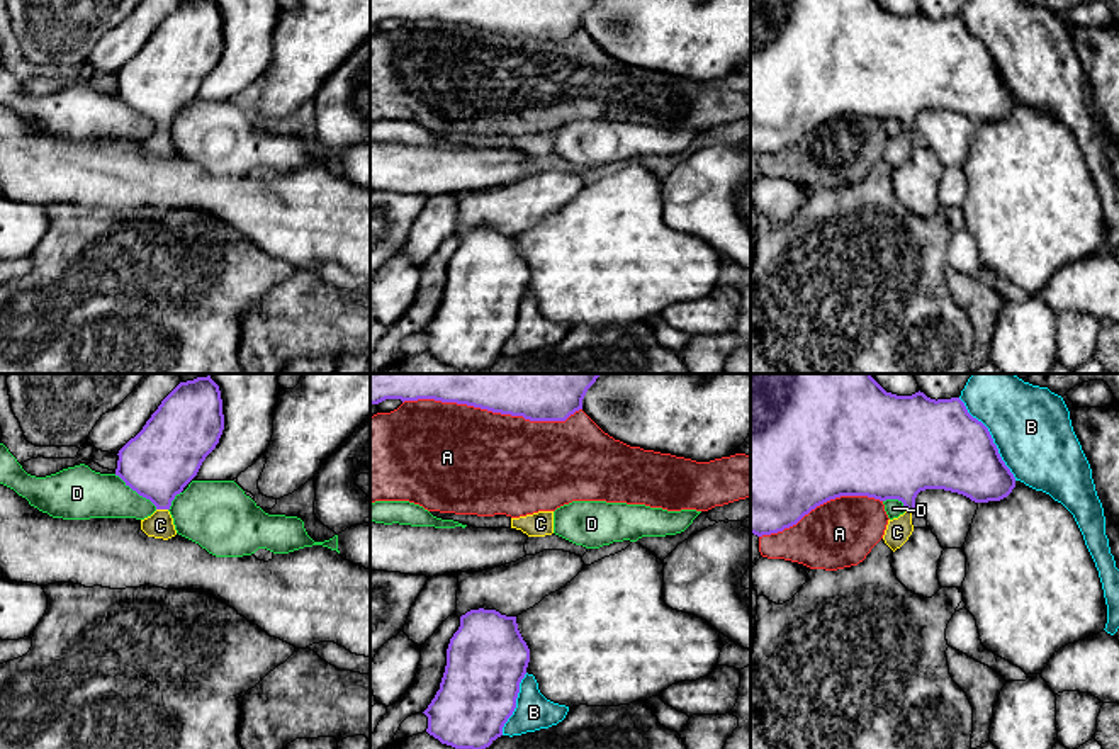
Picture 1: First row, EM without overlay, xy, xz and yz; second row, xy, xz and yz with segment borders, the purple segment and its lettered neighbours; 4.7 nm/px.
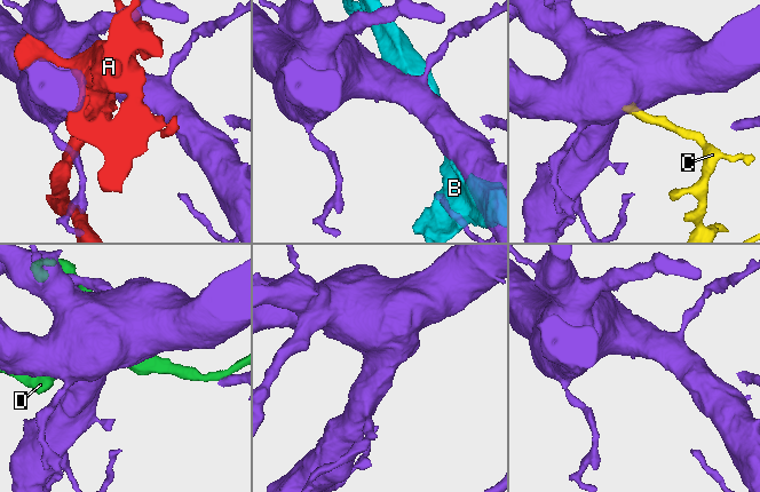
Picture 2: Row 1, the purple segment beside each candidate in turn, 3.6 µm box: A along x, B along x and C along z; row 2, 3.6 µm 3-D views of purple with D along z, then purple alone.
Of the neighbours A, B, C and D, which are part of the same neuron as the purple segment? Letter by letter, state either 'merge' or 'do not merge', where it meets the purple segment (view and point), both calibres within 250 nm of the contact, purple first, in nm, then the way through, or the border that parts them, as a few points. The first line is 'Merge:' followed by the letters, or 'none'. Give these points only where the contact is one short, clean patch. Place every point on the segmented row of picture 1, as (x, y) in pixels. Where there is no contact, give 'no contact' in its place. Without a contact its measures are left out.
Merge: C
A: do not merge; meets purple in xz at (493, 411); 400 nm thick on the purple side, 500 nm on the other
B: do not merge; meets purple in yz at (992, 439); 400 nm thick on the purple side, 380 nm on the other
C: merge; meets purple in xy at (162, 508); 340 nm thick on the purple side, 130 nm on the other; runs through xy (165, 456), (162, 508), (160, 525)
D: do not merge; meets purple in xy at (136, 491); 340 nm thick on the purple side, 240 nm on the other

